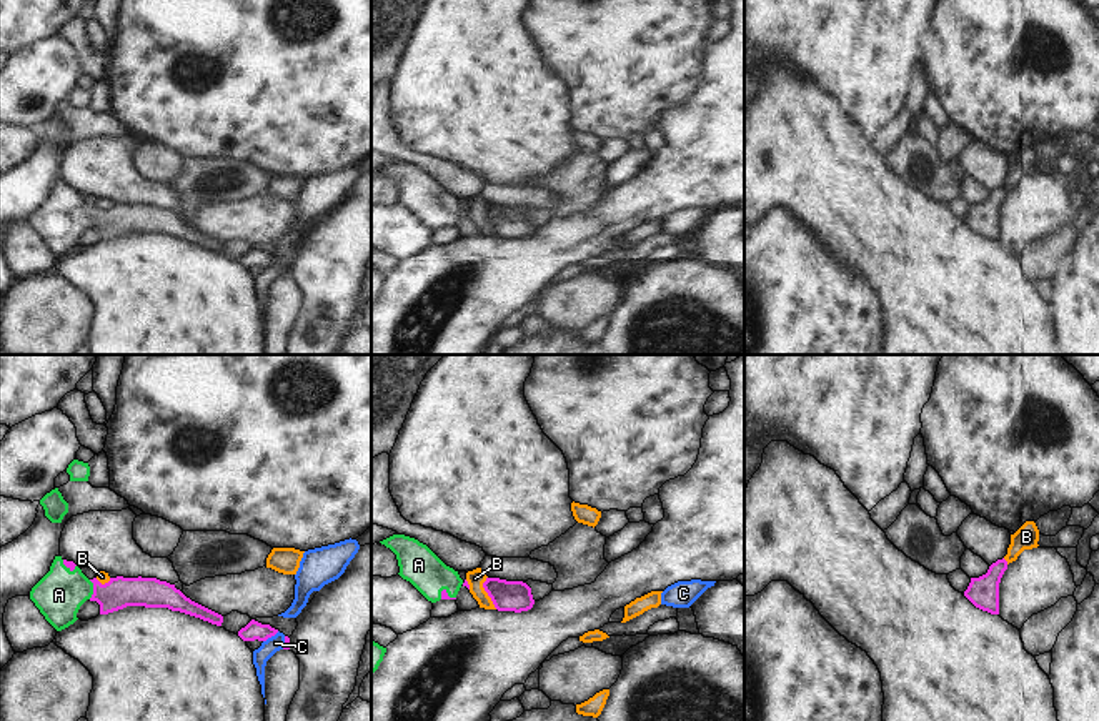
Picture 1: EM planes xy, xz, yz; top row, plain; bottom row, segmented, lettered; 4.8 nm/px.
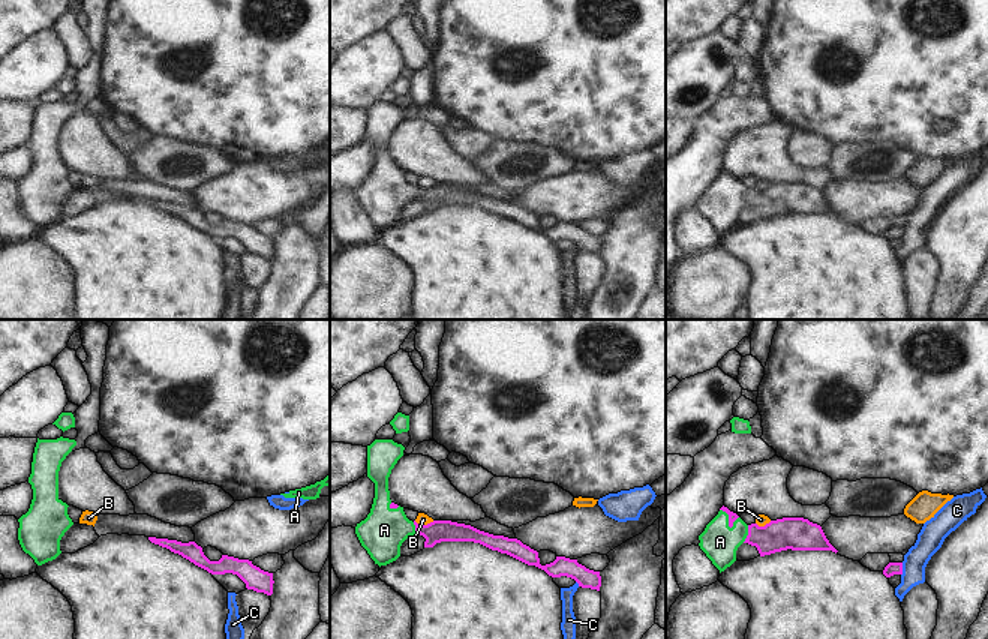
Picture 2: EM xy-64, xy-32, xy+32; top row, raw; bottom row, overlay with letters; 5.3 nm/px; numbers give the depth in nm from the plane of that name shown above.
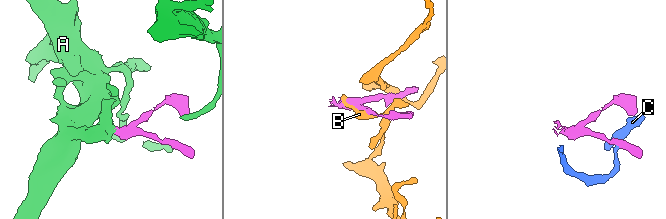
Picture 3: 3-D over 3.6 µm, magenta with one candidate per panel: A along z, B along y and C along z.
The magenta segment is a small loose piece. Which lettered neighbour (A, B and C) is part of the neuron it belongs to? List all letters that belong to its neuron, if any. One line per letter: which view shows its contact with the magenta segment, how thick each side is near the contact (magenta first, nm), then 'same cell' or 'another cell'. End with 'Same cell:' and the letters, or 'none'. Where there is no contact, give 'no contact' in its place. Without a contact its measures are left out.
A: contact in xy; calibres 150 and 240 nm; same cell
B: contact in xz; calibres 150 and 90 nm; another cell
C: contact in xy; calibres 90 and 80 nm; another cell
Same cell: A

